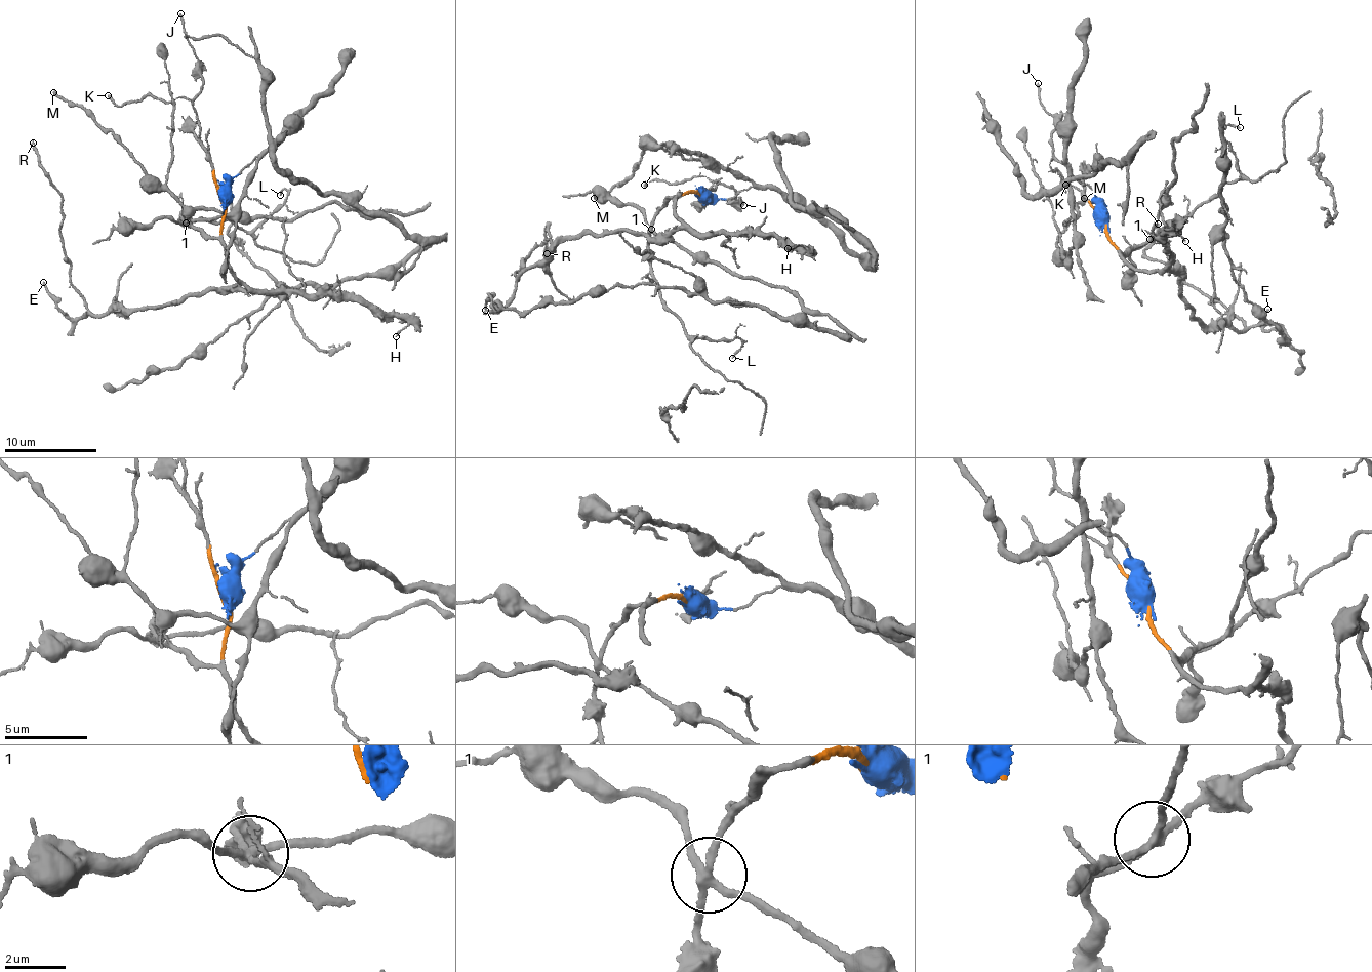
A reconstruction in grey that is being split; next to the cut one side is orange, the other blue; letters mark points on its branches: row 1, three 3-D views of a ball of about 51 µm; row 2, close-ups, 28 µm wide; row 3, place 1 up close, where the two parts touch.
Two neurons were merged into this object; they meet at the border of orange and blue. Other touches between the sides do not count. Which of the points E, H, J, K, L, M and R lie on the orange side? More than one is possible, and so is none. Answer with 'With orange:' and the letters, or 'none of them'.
With orange: E, H, J, K, L, R

